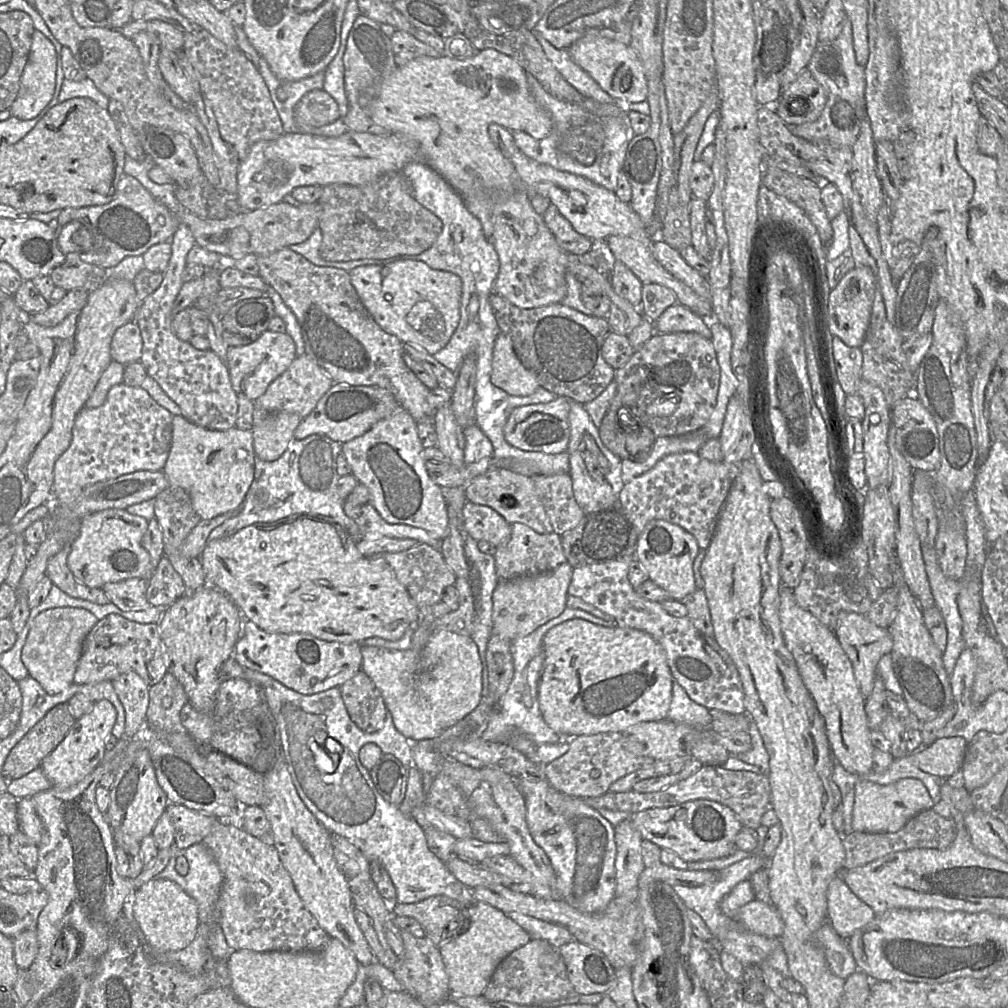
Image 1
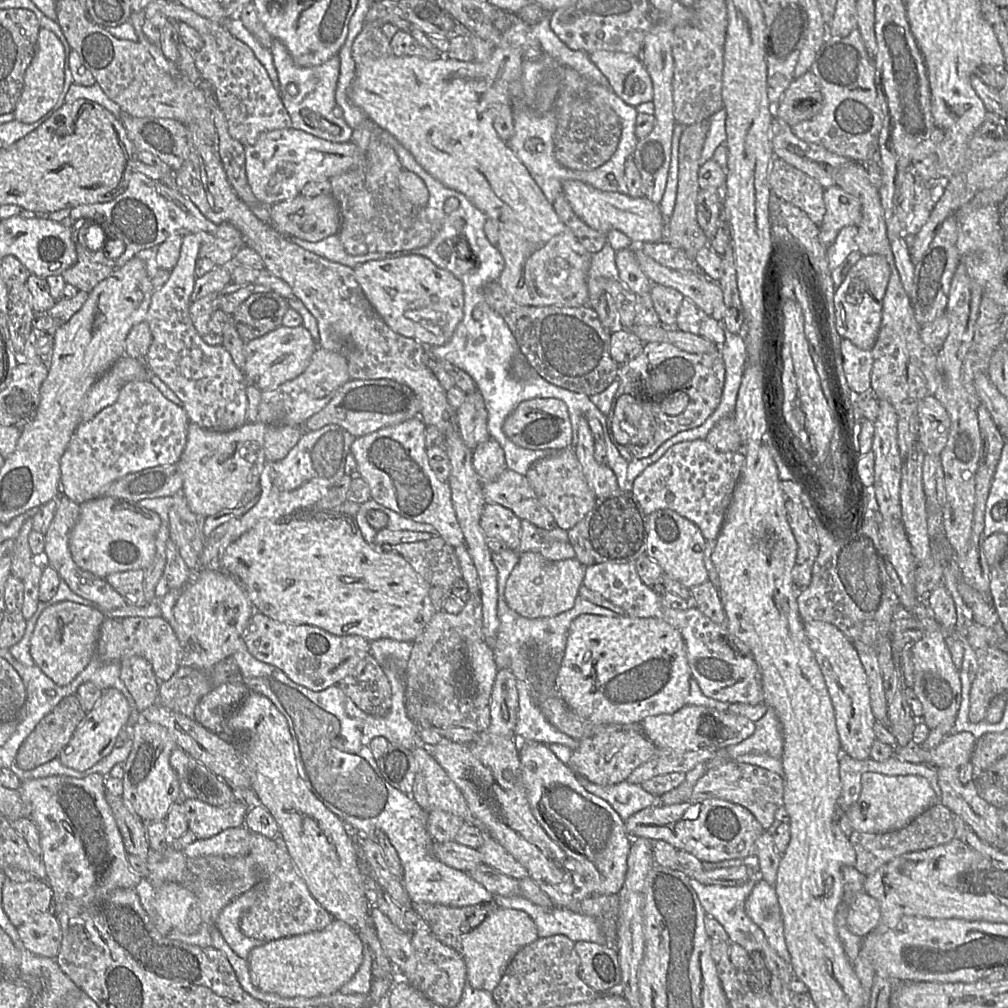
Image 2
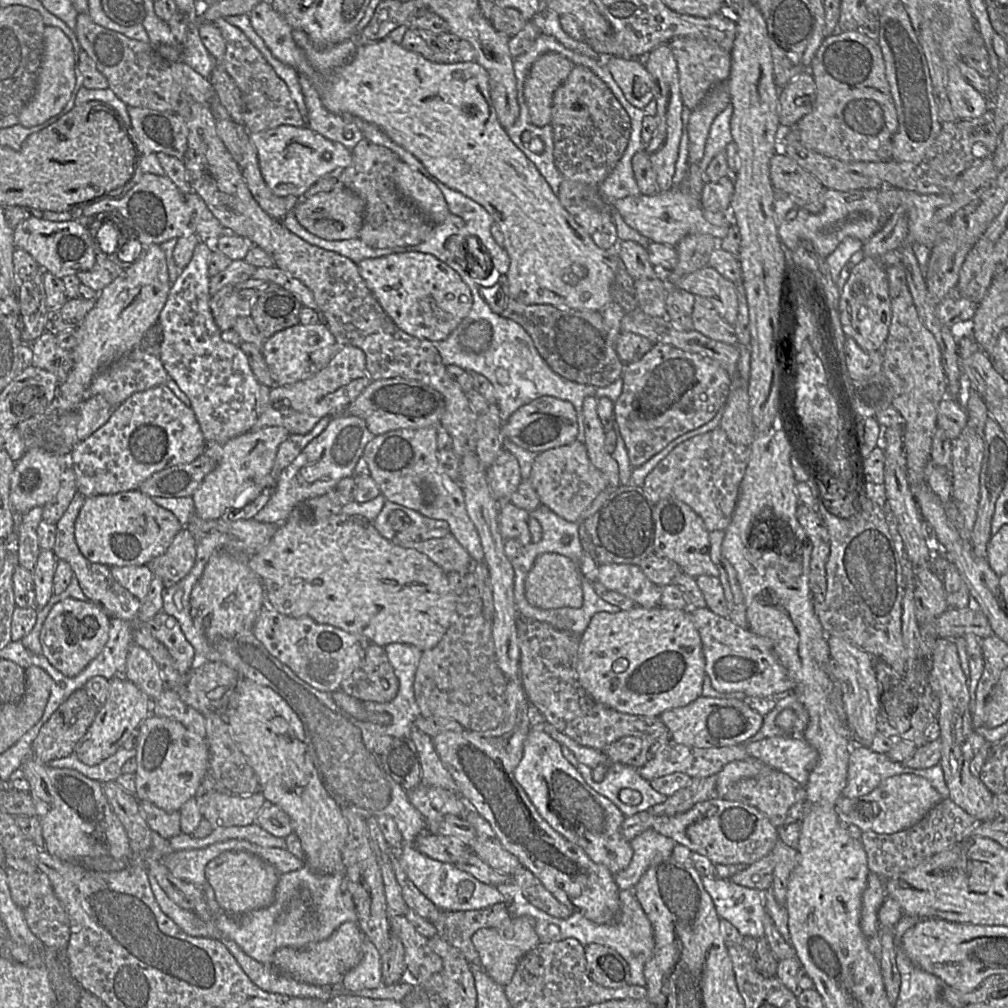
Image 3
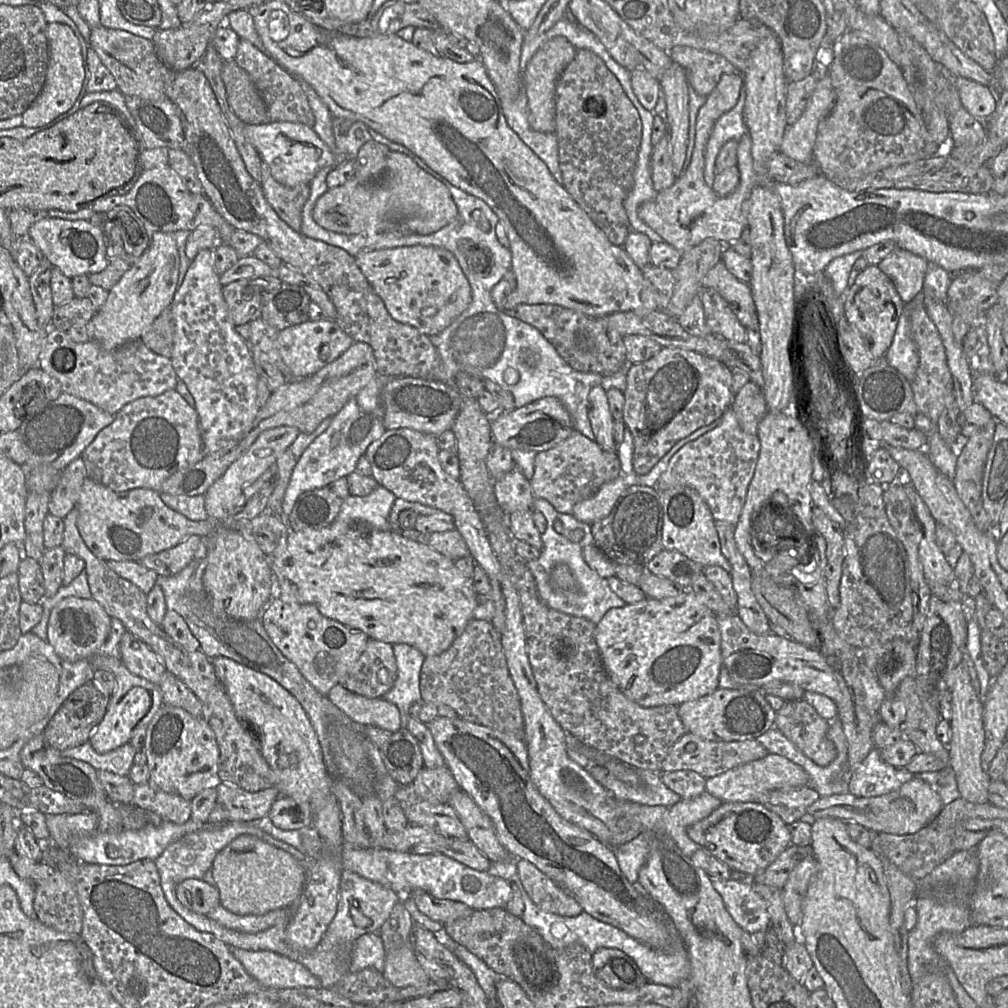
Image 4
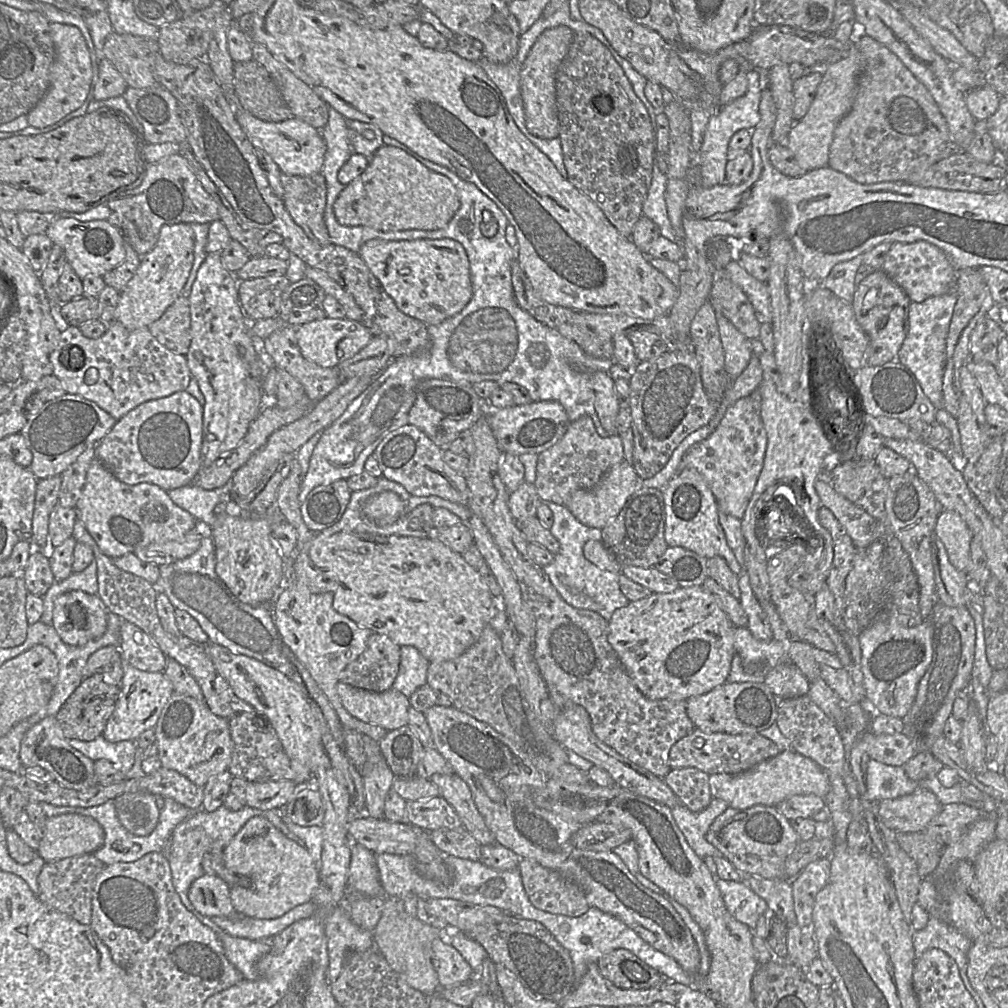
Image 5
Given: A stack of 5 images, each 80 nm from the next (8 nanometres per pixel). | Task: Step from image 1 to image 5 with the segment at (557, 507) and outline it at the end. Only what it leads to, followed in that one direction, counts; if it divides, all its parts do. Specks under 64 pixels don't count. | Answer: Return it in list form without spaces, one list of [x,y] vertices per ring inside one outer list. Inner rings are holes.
[[[587,415],[570,422],[563,437],[537,456],[536,479],[533,485],[542,501],[562,506],[567,506],[568,501],[576,491],[594,487],[612,467],[624,461],[623,443],[620,436],[602,437],[597,432],[592,416]]]

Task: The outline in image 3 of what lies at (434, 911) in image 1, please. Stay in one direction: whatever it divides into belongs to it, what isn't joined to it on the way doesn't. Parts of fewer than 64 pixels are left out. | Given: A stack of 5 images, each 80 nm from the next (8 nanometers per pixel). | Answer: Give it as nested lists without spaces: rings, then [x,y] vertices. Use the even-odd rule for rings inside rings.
[[[504,903],[469,911],[440,911],[433,921],[436,933],[474,965],[479,965],[479,954],[473,945],[472,936],[481,928],[494,928],[510,917]]]

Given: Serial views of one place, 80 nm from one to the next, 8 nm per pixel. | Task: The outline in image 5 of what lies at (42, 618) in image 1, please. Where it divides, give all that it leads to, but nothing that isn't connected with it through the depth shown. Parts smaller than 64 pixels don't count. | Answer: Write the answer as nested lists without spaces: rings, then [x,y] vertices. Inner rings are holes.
[[[73,590],[55,600],[51,625],[64,643],[82,646],[104,634],[107,612],[98,595]]]

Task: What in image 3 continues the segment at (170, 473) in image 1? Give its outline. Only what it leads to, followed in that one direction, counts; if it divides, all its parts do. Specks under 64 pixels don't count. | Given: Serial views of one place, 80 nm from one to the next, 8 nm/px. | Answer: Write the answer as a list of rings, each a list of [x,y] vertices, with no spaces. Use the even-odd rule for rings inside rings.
[[[270,426],[246,432],[224,444],[205,442],[204,455],[216,459],[218,464],[191,496],[195,514],[203,520],[219,519],[227,509],[241,507],[241,498],[245,499],[246,503],[259,496],[265,489],[262,481],[274,465],[279,445],[290,435],[285,428]]]

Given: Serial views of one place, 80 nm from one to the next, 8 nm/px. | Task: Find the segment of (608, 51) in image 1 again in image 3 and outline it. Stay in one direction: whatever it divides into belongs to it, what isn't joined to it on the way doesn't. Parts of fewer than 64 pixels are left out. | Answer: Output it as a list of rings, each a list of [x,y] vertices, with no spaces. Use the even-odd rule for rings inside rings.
[[[611,56],[606,65],[626,100],[633,106],[643,109],[655,99],[655,83],[641,60]]]

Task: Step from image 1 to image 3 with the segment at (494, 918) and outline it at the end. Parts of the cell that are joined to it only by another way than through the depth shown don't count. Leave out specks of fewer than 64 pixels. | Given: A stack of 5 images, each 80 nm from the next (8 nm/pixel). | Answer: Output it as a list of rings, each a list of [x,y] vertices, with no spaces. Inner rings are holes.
[[[510,915],[498,927],[477,930],[472,936],[472,942],[479,954],[479,966],[481,969],[497,984],[505,986],[511,981],[518,961],[536,946],[538,935],[535,932],[534,922],[531,918]]]

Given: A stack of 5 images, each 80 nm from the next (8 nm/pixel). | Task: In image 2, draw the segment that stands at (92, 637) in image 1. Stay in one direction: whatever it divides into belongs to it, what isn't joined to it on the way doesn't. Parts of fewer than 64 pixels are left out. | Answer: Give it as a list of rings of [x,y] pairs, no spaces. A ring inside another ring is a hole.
[[[162,617],[105,618],[96,644],[95,657],[103,662],[122,662],[131,656],[141,656],[152,666],[160,683],[173,676],[182,666],[182,649],[172,626]]]

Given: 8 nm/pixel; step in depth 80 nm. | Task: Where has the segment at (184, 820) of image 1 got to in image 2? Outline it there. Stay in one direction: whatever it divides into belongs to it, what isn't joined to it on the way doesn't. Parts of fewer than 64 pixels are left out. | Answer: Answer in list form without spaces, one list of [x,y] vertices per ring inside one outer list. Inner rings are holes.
[[[181,799],[177,804],[183,806],[188,830],[196,839],[205,839],[227,828],[244,825],[251,807],[239,799],[226,807],[213,806],[196,799]]]

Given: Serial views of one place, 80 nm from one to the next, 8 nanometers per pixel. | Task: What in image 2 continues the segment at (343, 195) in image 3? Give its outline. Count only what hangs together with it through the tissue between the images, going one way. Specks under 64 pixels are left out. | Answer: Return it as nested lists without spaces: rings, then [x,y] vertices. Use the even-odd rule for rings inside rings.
[[[322,194],[315,197],[298,195],[295,198],[270,205],[269,212],[269,223],[278,232],[289,238],[296,237],[311,242],[337,235],[341,224],[340,209],[331,194]]]

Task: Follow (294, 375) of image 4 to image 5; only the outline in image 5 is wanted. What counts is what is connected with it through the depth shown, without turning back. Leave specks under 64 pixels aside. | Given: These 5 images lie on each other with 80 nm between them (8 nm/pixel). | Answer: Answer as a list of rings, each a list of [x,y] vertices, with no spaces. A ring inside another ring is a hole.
[[[324,316],[304,323],[296,328],[296,338],[303,357],[321,367],[336,367],[353,357],[365,347],[374,336],[361,322],[344,318]]]

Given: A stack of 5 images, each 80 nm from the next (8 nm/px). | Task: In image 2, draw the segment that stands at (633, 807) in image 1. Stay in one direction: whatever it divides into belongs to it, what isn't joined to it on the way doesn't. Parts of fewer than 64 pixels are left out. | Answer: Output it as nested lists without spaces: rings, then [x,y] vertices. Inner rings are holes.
[[[728,761],[719,765],[707,764],[703,776],[696,782],[690,801],[699,802],[706,799],[719,799],[740,805],[749,810],[766,830],[776,820],[776,811],[783,807],[785,782],[782,775],[759,766]]]

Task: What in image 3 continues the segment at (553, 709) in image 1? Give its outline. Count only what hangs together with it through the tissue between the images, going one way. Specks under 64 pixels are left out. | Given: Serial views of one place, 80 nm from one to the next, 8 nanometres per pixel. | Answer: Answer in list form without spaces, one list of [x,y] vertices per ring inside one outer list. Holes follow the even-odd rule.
[[[634,606],[618,613],[599,612],[580,637],[578,681],[597,703],[630,715],[659,717],[702,696],[705,660],[689,609]]]

